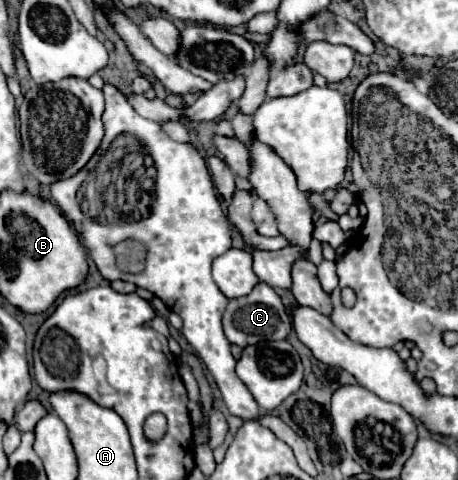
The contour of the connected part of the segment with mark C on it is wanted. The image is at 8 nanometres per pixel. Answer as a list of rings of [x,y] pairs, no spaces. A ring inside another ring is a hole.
[[[259,282],[251,294],[229,300],[225,314],[223,314],[223,330],[231,344],[245,348],[255,342],[261,342],[261,340],[285,340],[289,336],[289,332],[293,330],[293,326],[291,326],[291,316],[281,300],[281,296],[265,282]]]

